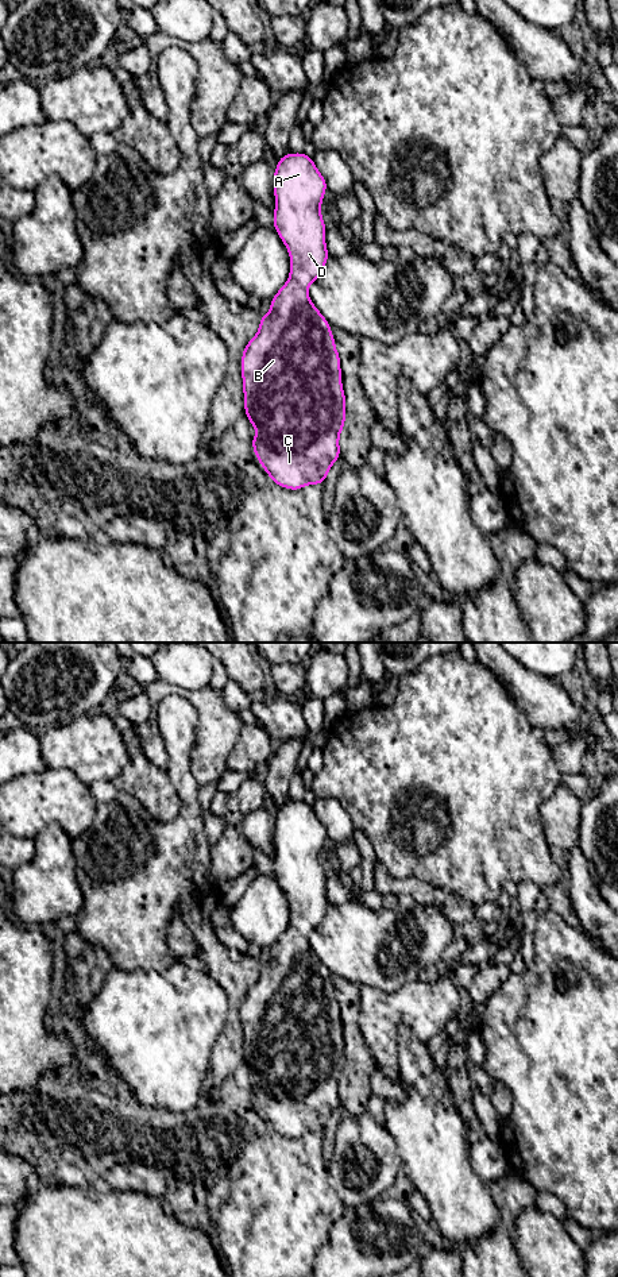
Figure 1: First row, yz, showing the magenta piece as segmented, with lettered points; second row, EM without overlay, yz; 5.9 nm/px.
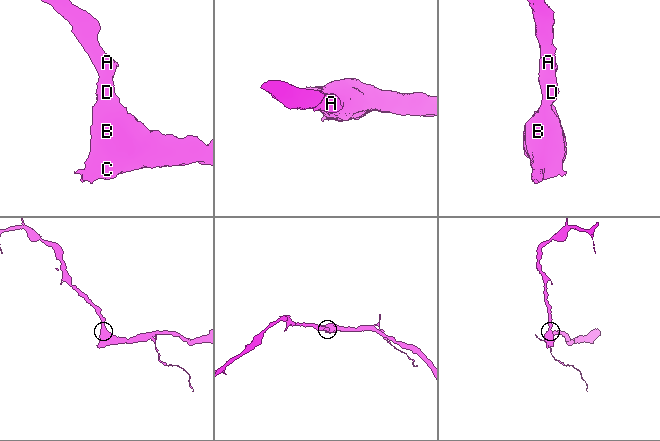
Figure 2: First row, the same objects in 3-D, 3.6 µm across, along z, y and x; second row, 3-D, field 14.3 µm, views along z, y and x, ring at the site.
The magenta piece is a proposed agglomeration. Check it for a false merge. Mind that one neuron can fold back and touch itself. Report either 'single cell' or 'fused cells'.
single cell

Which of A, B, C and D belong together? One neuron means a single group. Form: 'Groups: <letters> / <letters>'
Groups: A B C D

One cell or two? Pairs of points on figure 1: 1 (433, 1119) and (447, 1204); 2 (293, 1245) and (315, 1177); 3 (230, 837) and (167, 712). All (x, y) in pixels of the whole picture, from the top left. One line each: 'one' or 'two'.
1: one
2: one
3: two

